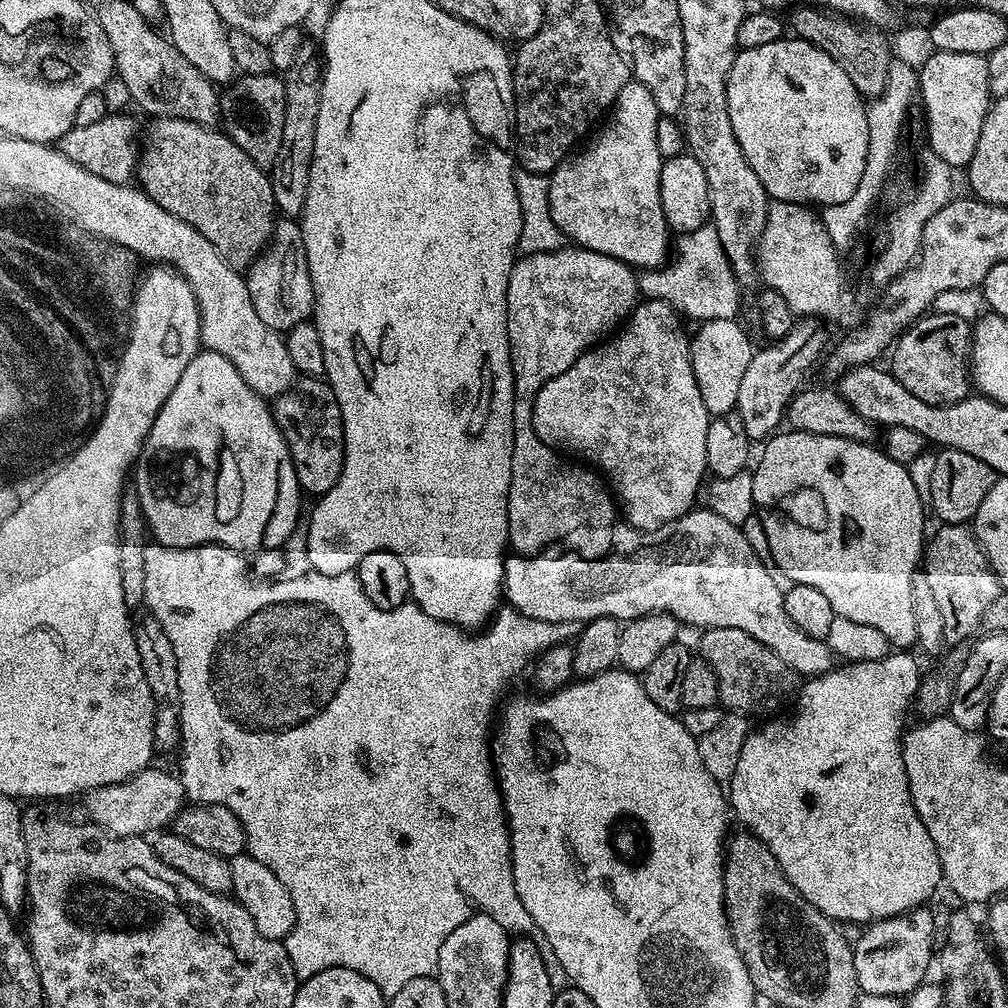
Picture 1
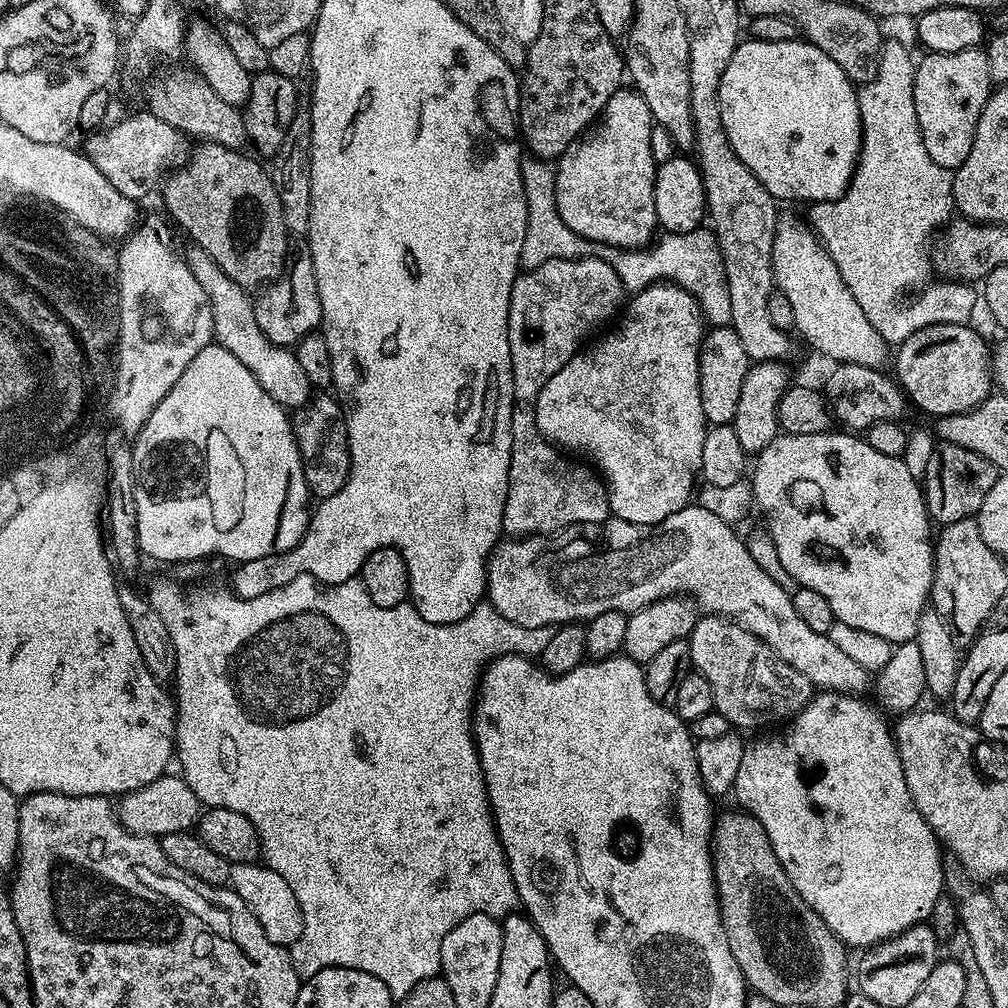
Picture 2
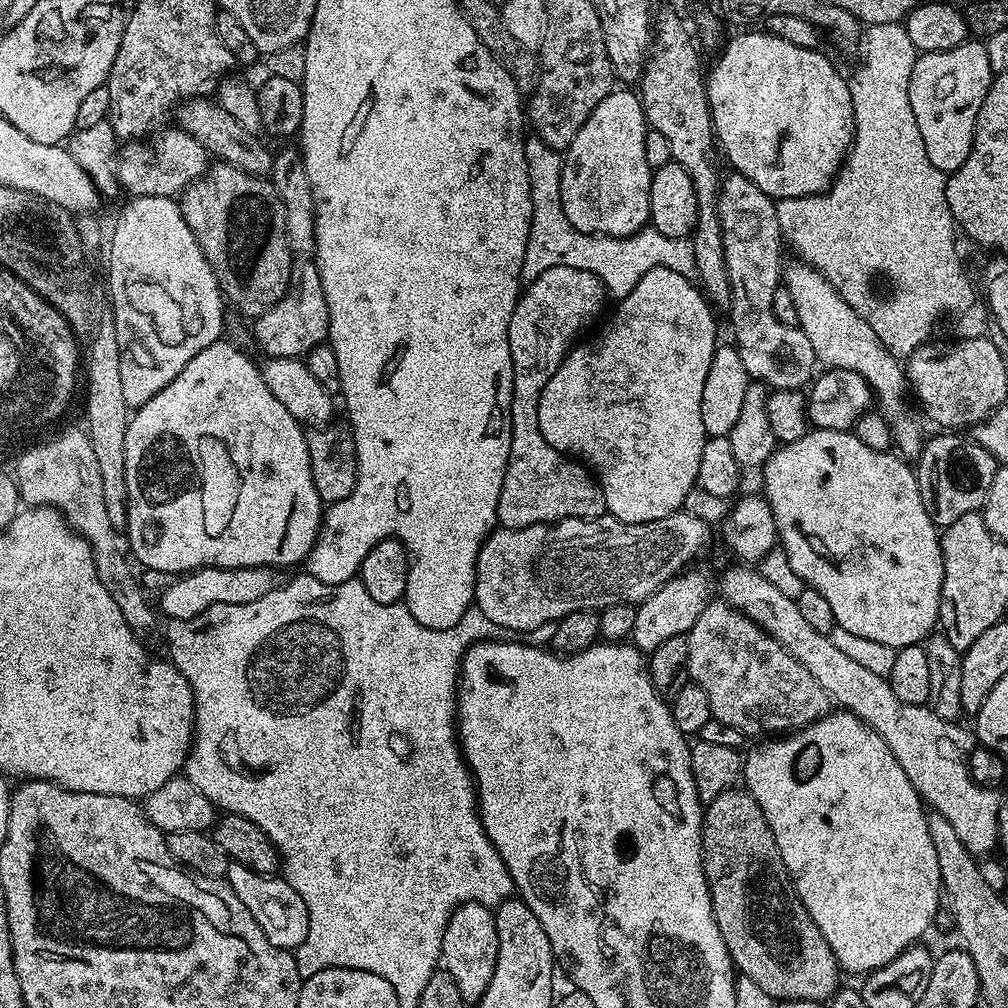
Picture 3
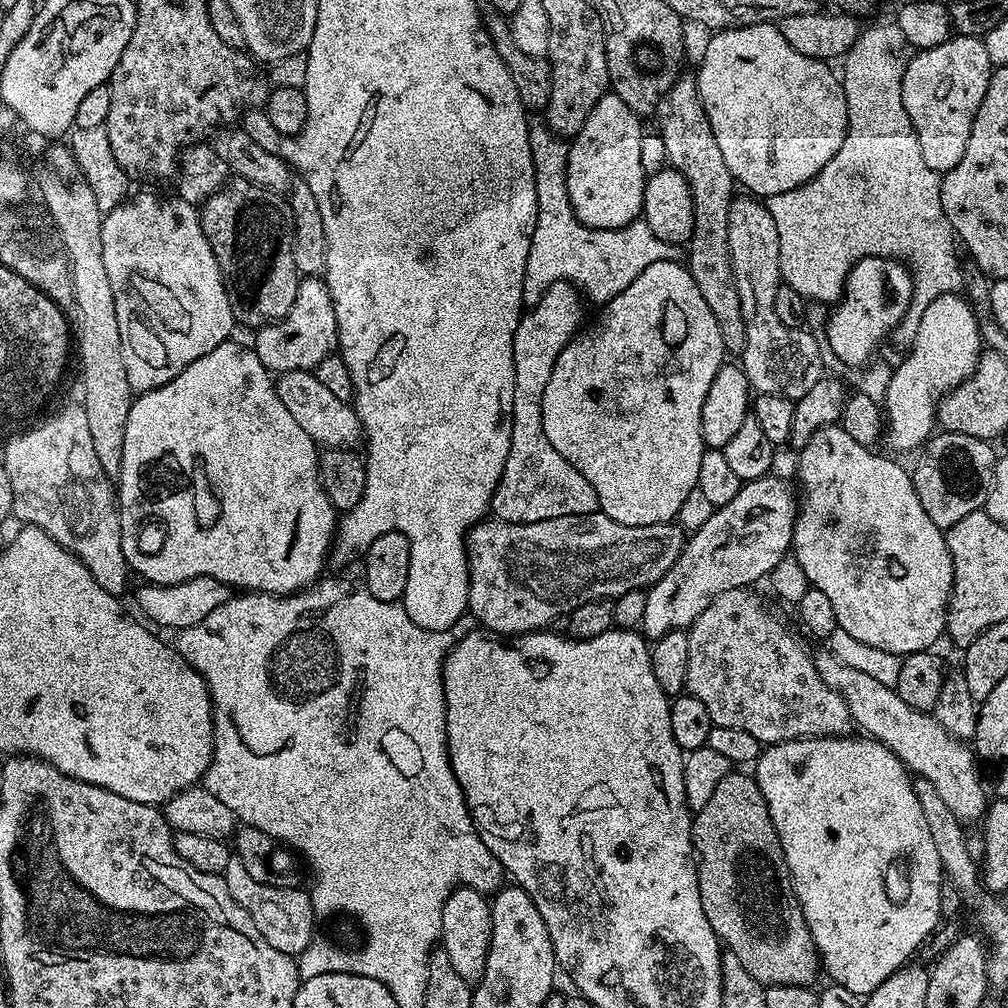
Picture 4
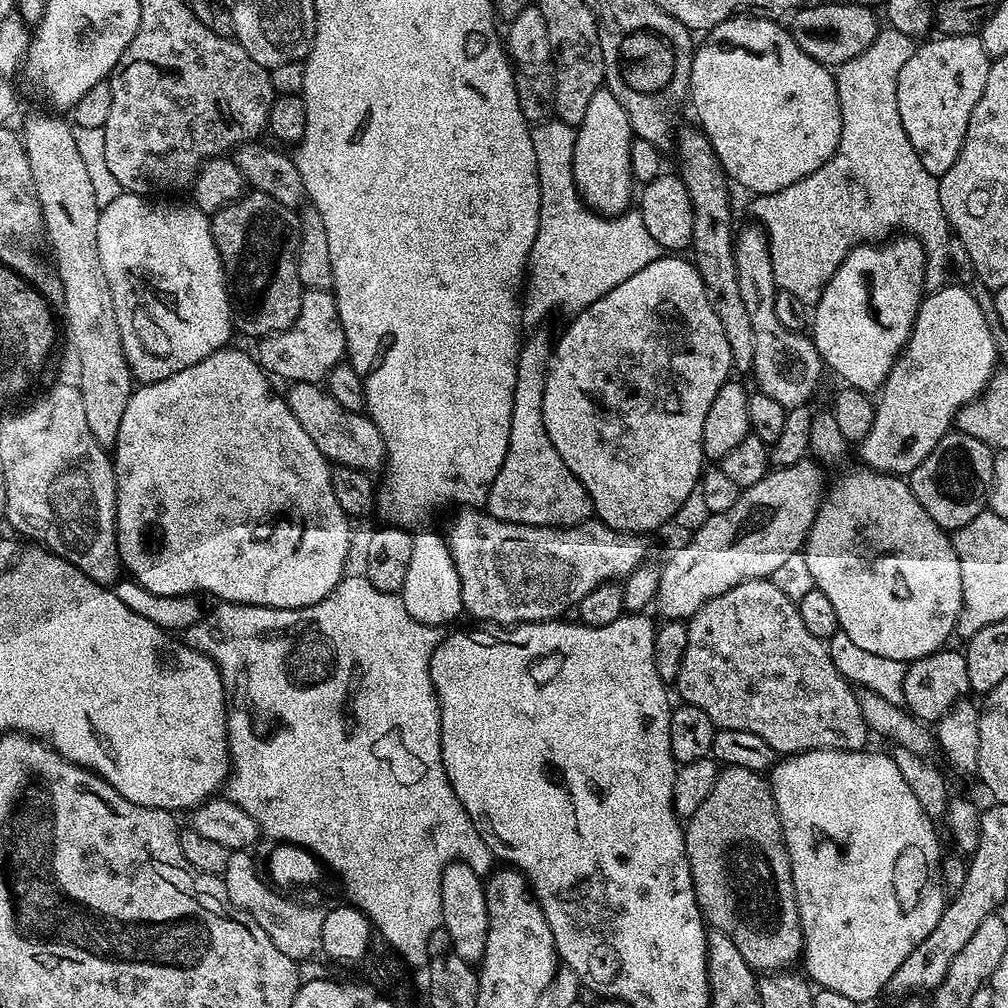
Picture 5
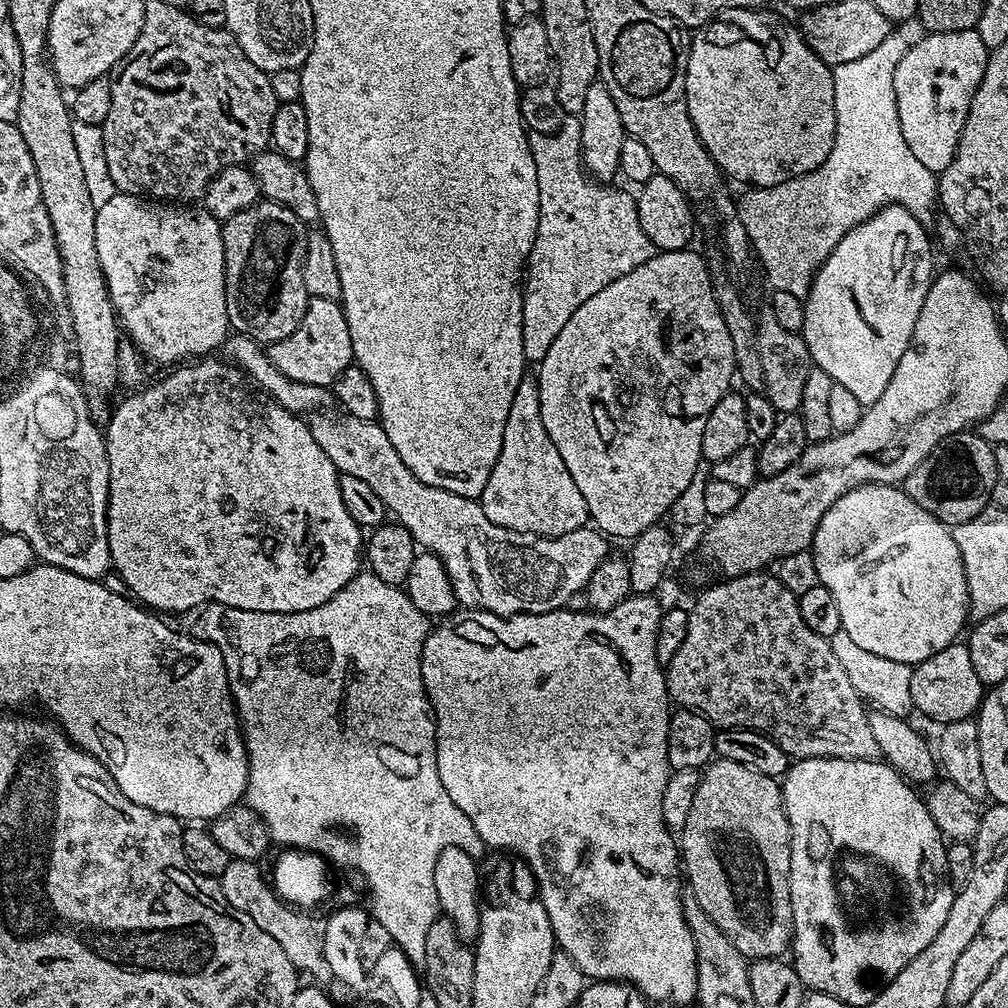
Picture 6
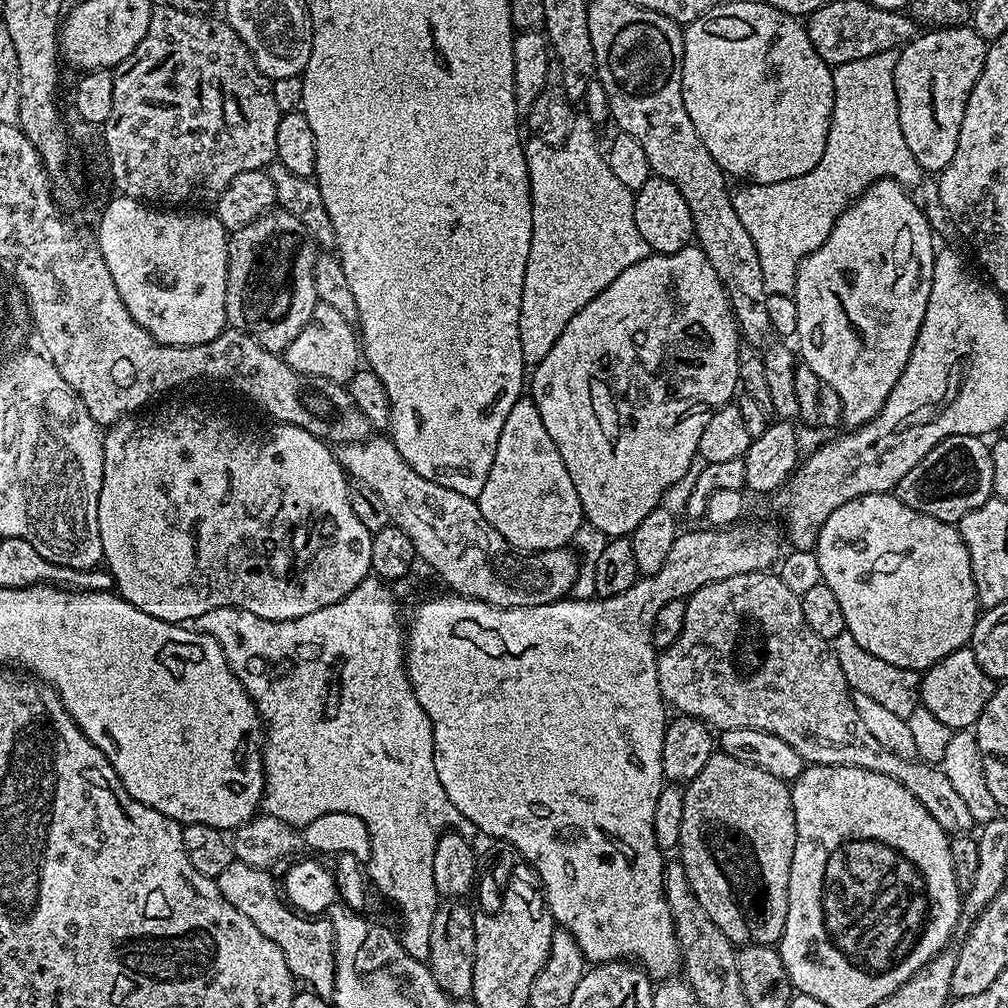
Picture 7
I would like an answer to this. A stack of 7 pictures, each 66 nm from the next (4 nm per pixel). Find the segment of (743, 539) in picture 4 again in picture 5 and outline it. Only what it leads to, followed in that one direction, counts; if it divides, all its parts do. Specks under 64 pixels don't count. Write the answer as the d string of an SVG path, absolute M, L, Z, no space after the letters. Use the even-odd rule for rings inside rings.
M805 458L799 460L796 464L788 464L785 468L773 467L766 475L764 475L762 482L754 482L754 486L743 489L738 498L738 502L734 502L734 506L730 506L730 510L711 513L705 524L696 531L693 531L691 535L687 537L689 540L686 541L668 561L663 561L660 569L660 589L656 595L654 604L657 609L660 607L661 617L663 617L664 620L687 621L703 604L710 602L710 598L718 598L718 594L726 594L726 590L730 590L734 586L738 586L747 580L763 580L765 578L771 578L775 574L775 571L782 567L792 554L803 549L804 543L808 541L808 531L810 530L810 526L814 522L814 518L820 509L820 501L823 500L826 495L824 472L815 463L819 464L815 459Z

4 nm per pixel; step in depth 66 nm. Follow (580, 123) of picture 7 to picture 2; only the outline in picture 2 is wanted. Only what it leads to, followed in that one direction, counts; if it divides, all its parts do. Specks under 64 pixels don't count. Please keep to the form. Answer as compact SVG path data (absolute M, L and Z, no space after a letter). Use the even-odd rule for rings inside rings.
M524 154L520 158L520 169L528 211L526 242L522 242L520 255L521 269L537 268L547 260L581 260L583 256L596 255L614 268L614 274L618 274L625 293L635 294L661 282L677 284L696 299L701 316L712 328L726 328L731 325L730 290L716 233L711 227L701 226L686 234L670 232L661 235L655 242L643 248L610 248L606 244L596 245L592 240L574 234L574 230L570 230L570 226L562 222L556 205L555 167L538 156Z

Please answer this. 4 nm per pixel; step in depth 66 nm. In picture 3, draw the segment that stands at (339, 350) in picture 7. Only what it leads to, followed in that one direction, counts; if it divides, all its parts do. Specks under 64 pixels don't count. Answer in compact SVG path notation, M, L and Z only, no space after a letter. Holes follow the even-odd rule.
M308 258L295 261L286 294L269 312L255 317L252 336L268 358L304 358L314 346L328 338L328 307L322 294L322 278Z

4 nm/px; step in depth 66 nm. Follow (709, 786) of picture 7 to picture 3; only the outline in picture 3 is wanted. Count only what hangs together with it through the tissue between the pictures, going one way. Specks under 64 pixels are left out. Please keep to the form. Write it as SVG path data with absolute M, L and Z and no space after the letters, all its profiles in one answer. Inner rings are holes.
M733 786L727 788L718 798L714 798L704 808L704 824L700 835L700 849L702 850L702 862L704 863L704 873L706 882L710 890L710 902L714 910L714 922L718 922L718 930L722 930L722 942L726 942L726 950L730 954L735 971L739 975L750 978L750 982L755 982L757 986L762 986L766 994L770 994L777 1002L785 1000L819 1000L821 1002L831 1001L833 994L841 987L842 969L837 964L826 938L822 938L822 930L814 926L814 918L802 906L802 902L796 897L796 890L792 887L792 877L788 875L786 866L782 862L782 854L778 854L778 842L774 842L774 834L762 814L762 806L754 802L754 798L743 787Z

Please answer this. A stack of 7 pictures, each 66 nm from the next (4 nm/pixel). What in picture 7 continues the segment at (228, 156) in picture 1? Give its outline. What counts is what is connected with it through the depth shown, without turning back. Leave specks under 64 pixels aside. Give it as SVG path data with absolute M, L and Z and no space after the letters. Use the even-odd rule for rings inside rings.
M279 210L259 216L254 222L242 226L242 230L231 233L228 238L228 277L224 307L227 323L254 338L266 350L284 353L290 342L302 334L302 326L310 322L316 309L318 301L314 290L314 262L317 255L318 245L306 226L302 226L298 218Z

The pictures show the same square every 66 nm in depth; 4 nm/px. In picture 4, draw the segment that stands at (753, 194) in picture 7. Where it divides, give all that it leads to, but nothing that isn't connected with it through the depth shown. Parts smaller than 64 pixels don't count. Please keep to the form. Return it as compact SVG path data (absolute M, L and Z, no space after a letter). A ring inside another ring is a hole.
M894 22L872 24L869 28L867 25L842 60L848 129L842 146L838 146L838 154L834 154L810 182L766 200L770 218L774 218L778 230L780 279L794 286L805 301L821 300L827 306L835 305L843 295L850 270L867 256L886 256L906 265L912 274L912 305L890 337L891 343L896 343L901 350L911 348L926 306L930 306L934 298L959 293L964 287L962 260L956 257L958 237L950 226L950 218L946 218L946 210L942 210L941 173L926 166L916 127L910 122L902 102L902 78L913 55L912 44L906 42L906 34L902 34Z

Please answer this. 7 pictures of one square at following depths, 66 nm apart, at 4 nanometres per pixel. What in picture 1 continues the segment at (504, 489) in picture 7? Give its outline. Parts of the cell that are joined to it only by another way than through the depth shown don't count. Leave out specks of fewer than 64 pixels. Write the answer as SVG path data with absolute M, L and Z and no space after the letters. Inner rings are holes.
M565 246L553 252L520 256L512 265L508 283L508 341L512 351L516 401L512 415L514 450L508 491L508 542L513 553L531 556L548 547L552 541L560 540L568 532L579 528L606 526L617 519L618 508L605 481L595 471L587 467L579 468L576 465L579 463L565 458L538 438L532 428L532 407L538 390L542 390L542 386L546 386L550 378L570 370L570 366L574 366L574 362L583 352L611 337L632 315L640 299L637 273L620 260L610 258L606 254L598 254L589 248Z

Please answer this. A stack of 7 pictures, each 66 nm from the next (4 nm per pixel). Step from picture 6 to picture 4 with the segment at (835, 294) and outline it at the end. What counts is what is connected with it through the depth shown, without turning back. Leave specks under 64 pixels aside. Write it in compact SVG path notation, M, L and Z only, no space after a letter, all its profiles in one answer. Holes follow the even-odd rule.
M867 256L862 258L856 263L856 265L850 270L847 282L844 283L844 292L840 297L838 303L831 309L832 317L828 320L828 344L826 340L826 348L833 352L838 359L844 364L860 364L859 366L864 366L873 359L872 355L876 352L876 347L879 346L883 340L887 341L891 337L893 328L900 323L900 320L908 312L908 307L912 305L912 274L908 271L907 267L899 260L890 260L886 256Z

